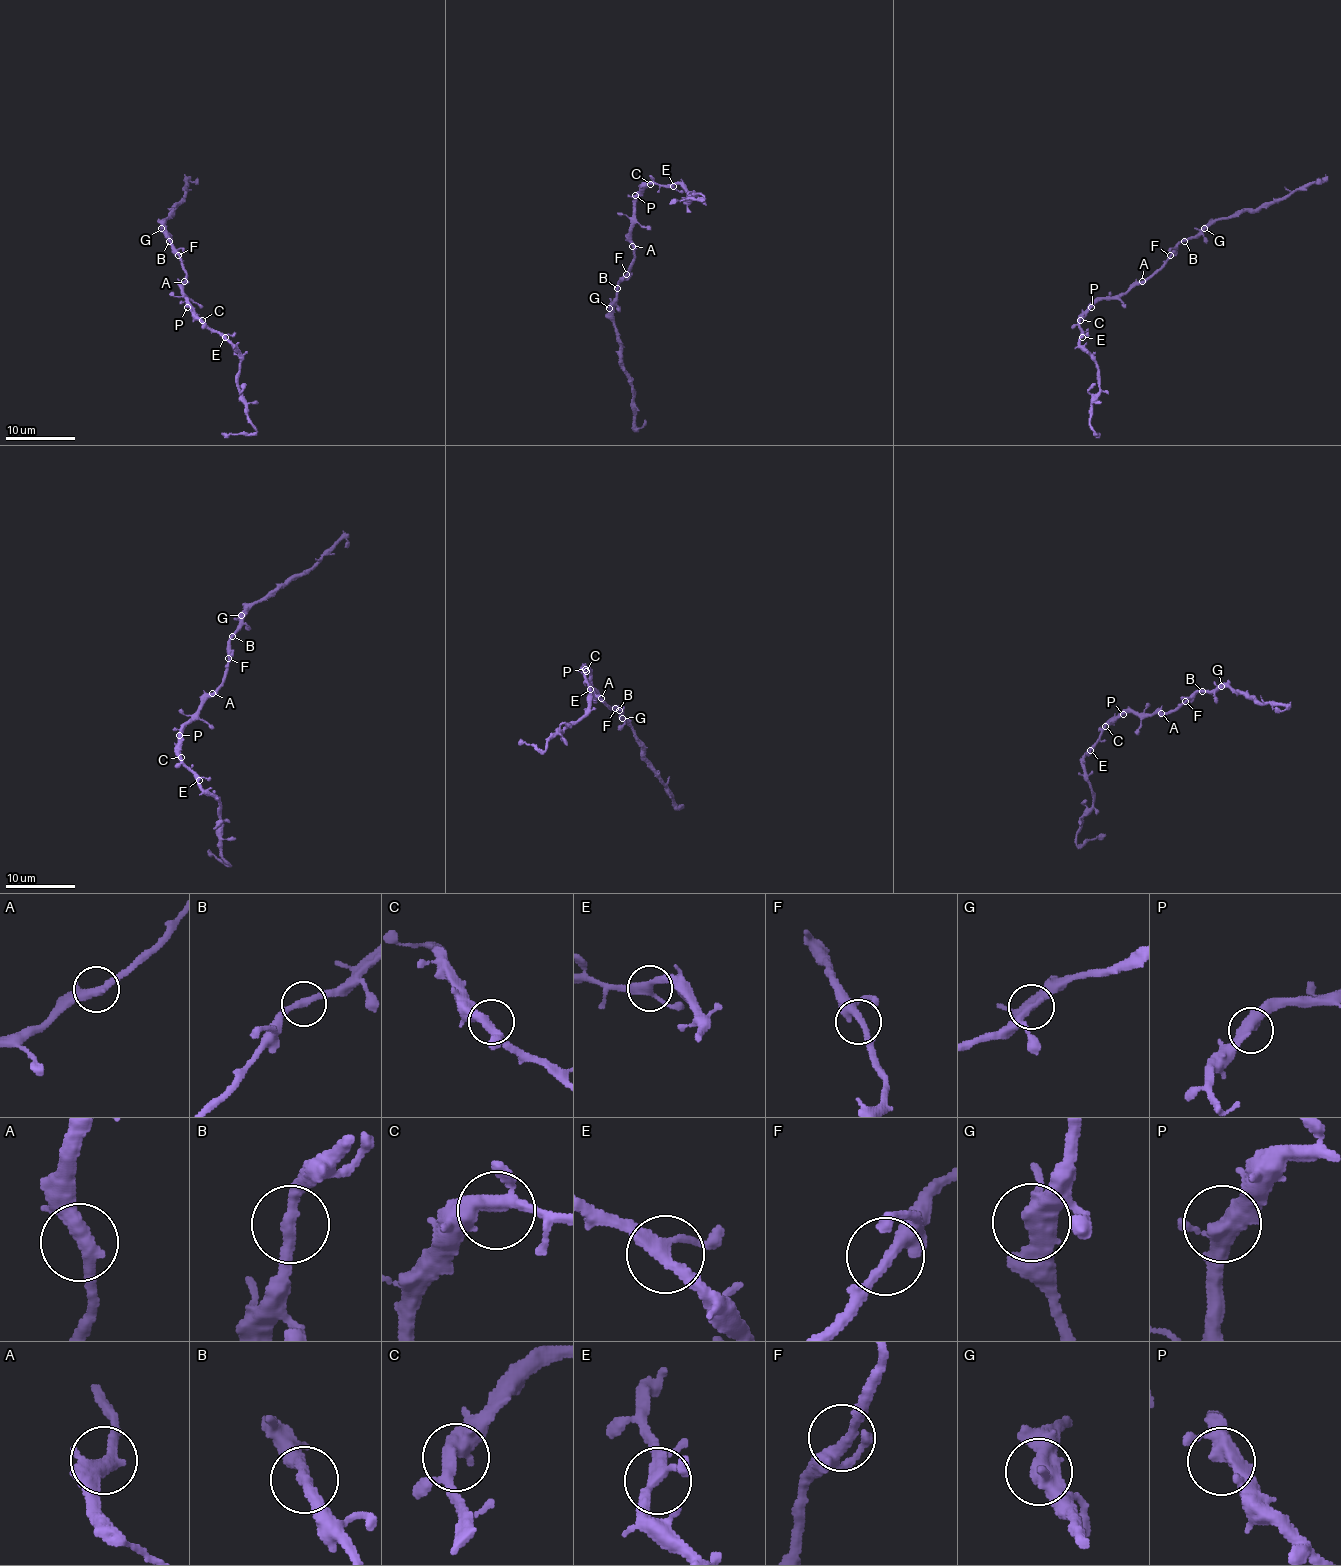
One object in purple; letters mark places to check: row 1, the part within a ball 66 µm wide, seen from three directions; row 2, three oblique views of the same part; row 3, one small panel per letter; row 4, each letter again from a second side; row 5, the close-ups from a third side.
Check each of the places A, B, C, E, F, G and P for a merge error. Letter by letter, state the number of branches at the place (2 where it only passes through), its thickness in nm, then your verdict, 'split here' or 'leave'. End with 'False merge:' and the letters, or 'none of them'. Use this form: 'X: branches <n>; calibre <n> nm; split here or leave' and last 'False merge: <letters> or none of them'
A: branches 3; calibre 320 nm; leave
B: branches 2; calibre 280 nm; leave
C: branches 3; calibre 320 nm; leave
E: branches 3; calibre 300 nm; leave
F: branches 3; calibre 240 nm; leave
G: branches 3; calibre 420 nm; leave
P: branches 3; calibre 380 nm; leave
False merge: none of them

